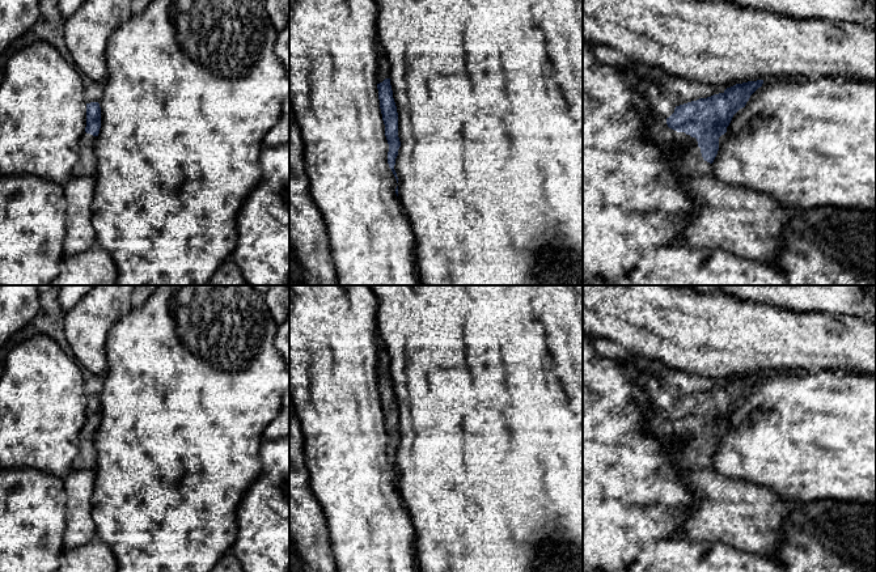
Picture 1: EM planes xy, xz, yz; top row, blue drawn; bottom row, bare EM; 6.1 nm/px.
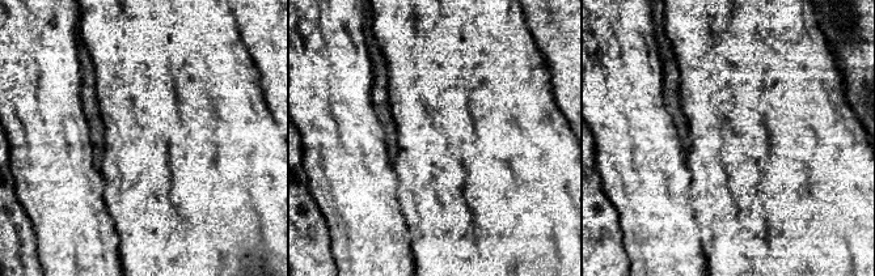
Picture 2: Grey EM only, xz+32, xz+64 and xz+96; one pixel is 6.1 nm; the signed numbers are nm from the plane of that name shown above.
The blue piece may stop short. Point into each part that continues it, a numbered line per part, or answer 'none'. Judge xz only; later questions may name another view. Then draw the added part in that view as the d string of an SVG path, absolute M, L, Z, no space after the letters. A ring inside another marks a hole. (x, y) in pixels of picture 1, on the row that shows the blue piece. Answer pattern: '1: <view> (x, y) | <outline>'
1: xz (383, 67) | M380 47L377 64L377 84L382 82L385 79L390 79L390 64Z

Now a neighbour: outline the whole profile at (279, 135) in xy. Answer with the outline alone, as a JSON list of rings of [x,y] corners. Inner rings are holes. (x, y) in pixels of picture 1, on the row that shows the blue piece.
[[[289,16],[285,27],[276,30],[274,51],[284,69],[284,76],[279,84],[282,113],[276,124],[265,136],[262,148],[289,144]]]

